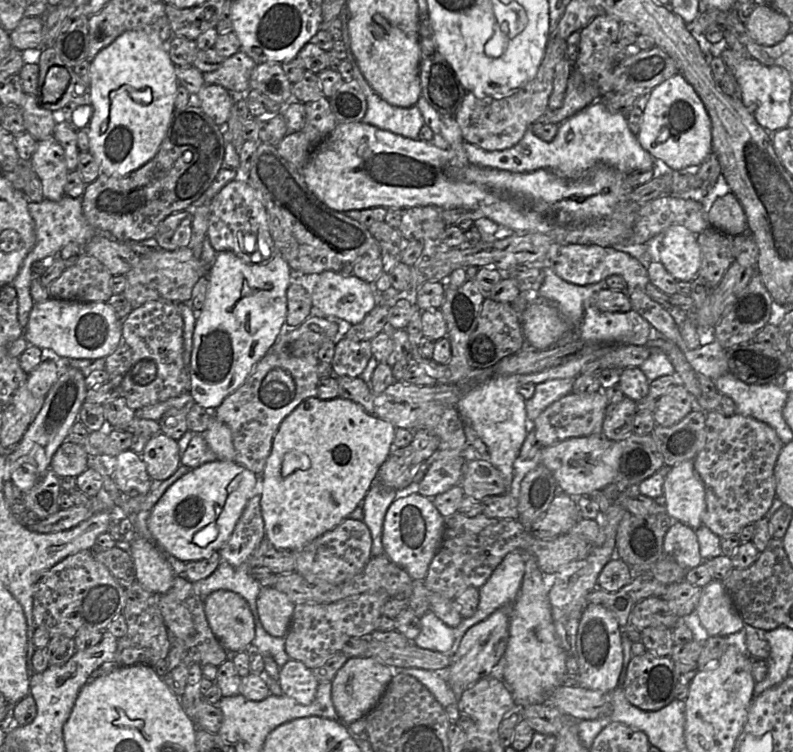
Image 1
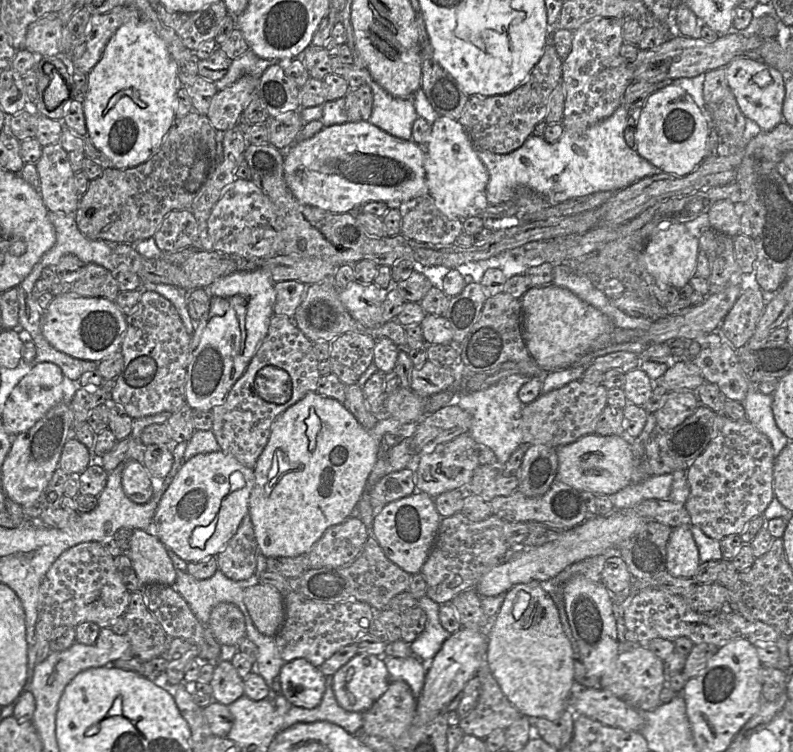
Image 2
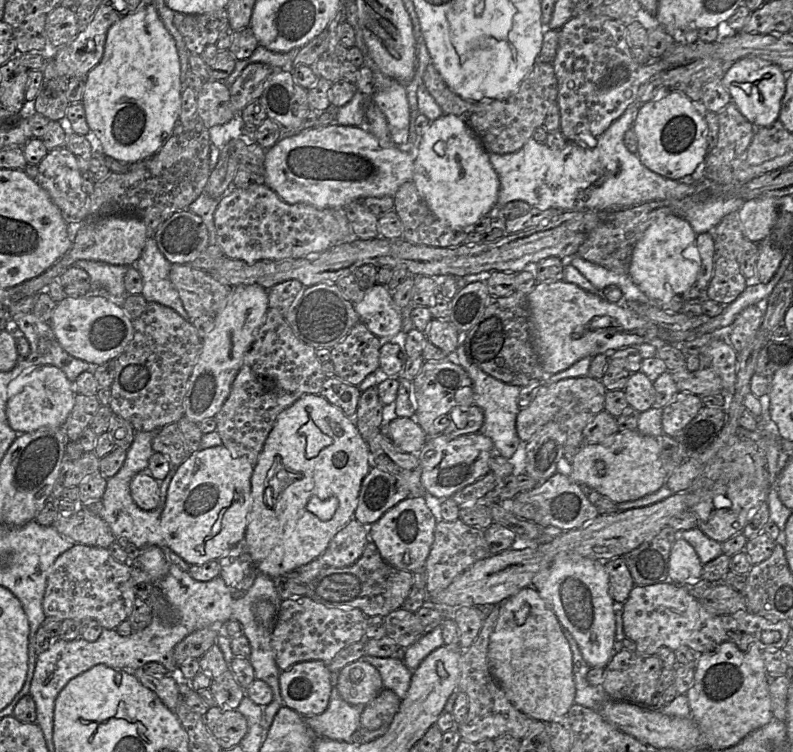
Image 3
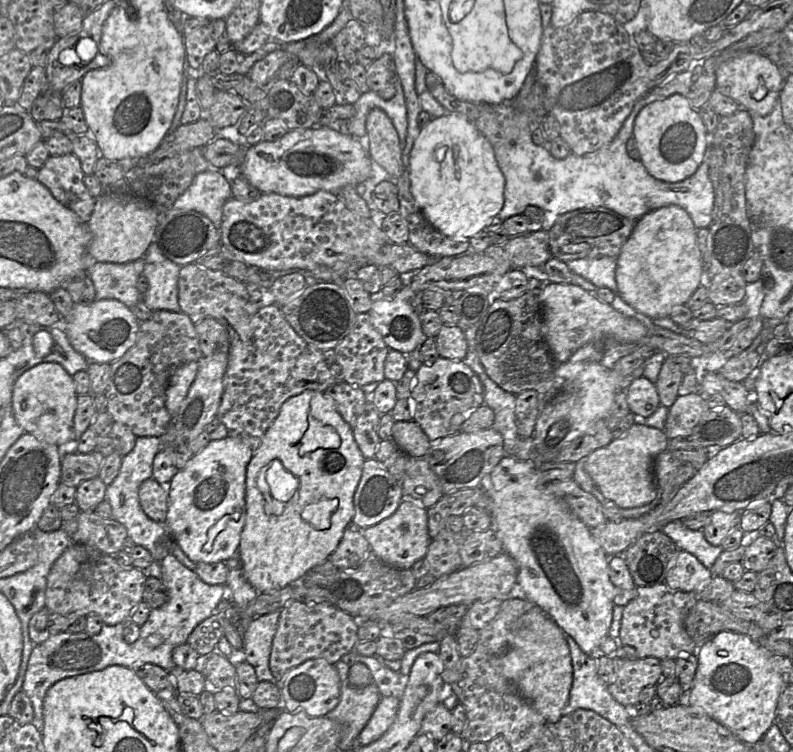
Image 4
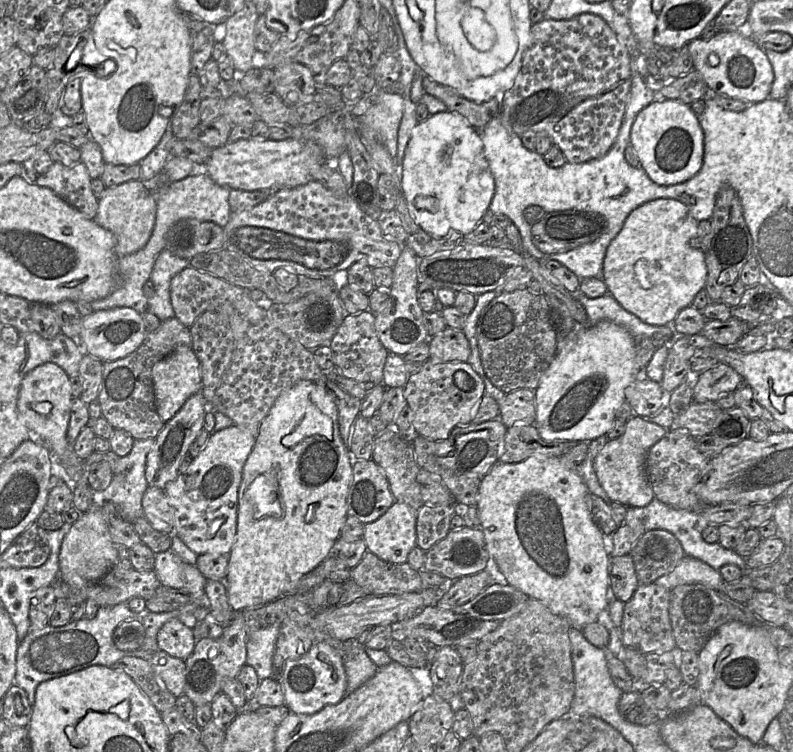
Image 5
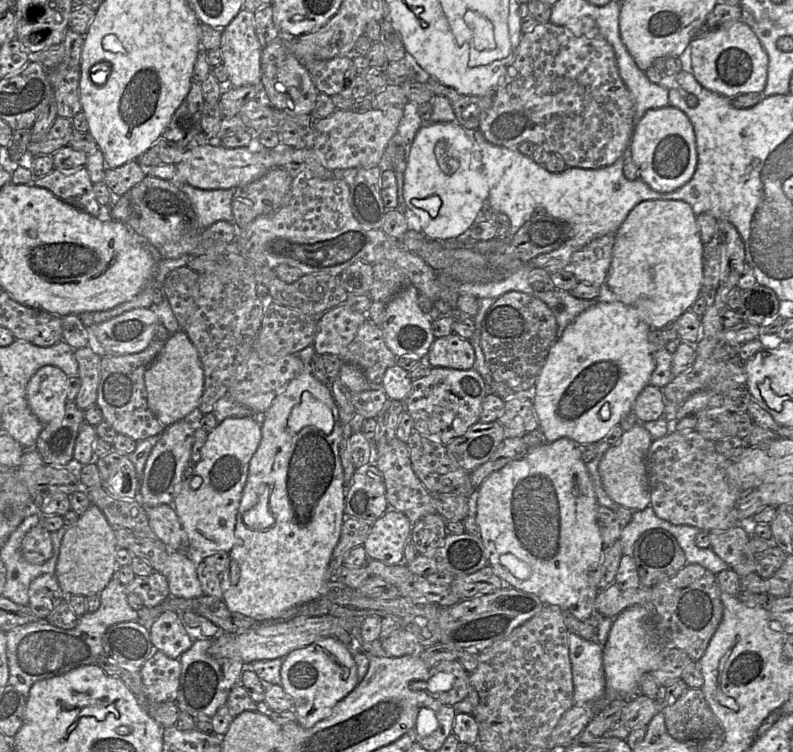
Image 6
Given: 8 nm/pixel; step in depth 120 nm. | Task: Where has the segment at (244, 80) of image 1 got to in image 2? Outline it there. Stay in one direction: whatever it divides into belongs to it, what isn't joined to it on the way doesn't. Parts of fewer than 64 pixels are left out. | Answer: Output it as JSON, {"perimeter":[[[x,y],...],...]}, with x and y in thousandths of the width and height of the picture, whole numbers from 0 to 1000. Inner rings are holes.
{"perimeter":[[[318,66],[310,68],[301,77],[293,80],[285,98],[275,108],[269,108],[276,120],[293,113],[308,100],[328,104],[334,93],[349,81],[328,77]]]}

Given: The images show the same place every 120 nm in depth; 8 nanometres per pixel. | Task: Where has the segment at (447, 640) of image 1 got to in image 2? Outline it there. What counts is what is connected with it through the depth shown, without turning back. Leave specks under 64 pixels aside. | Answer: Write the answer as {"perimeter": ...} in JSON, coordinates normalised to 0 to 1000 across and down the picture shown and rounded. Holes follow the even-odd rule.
{"perimeter":[[[536,791],[527,798],[527,805],[536,813],[538,824],[533,839],[517,855],[517,862],[521,872],[527,876],[544,878],[569,842],[560,836],[555,828],[555,803]]]}

